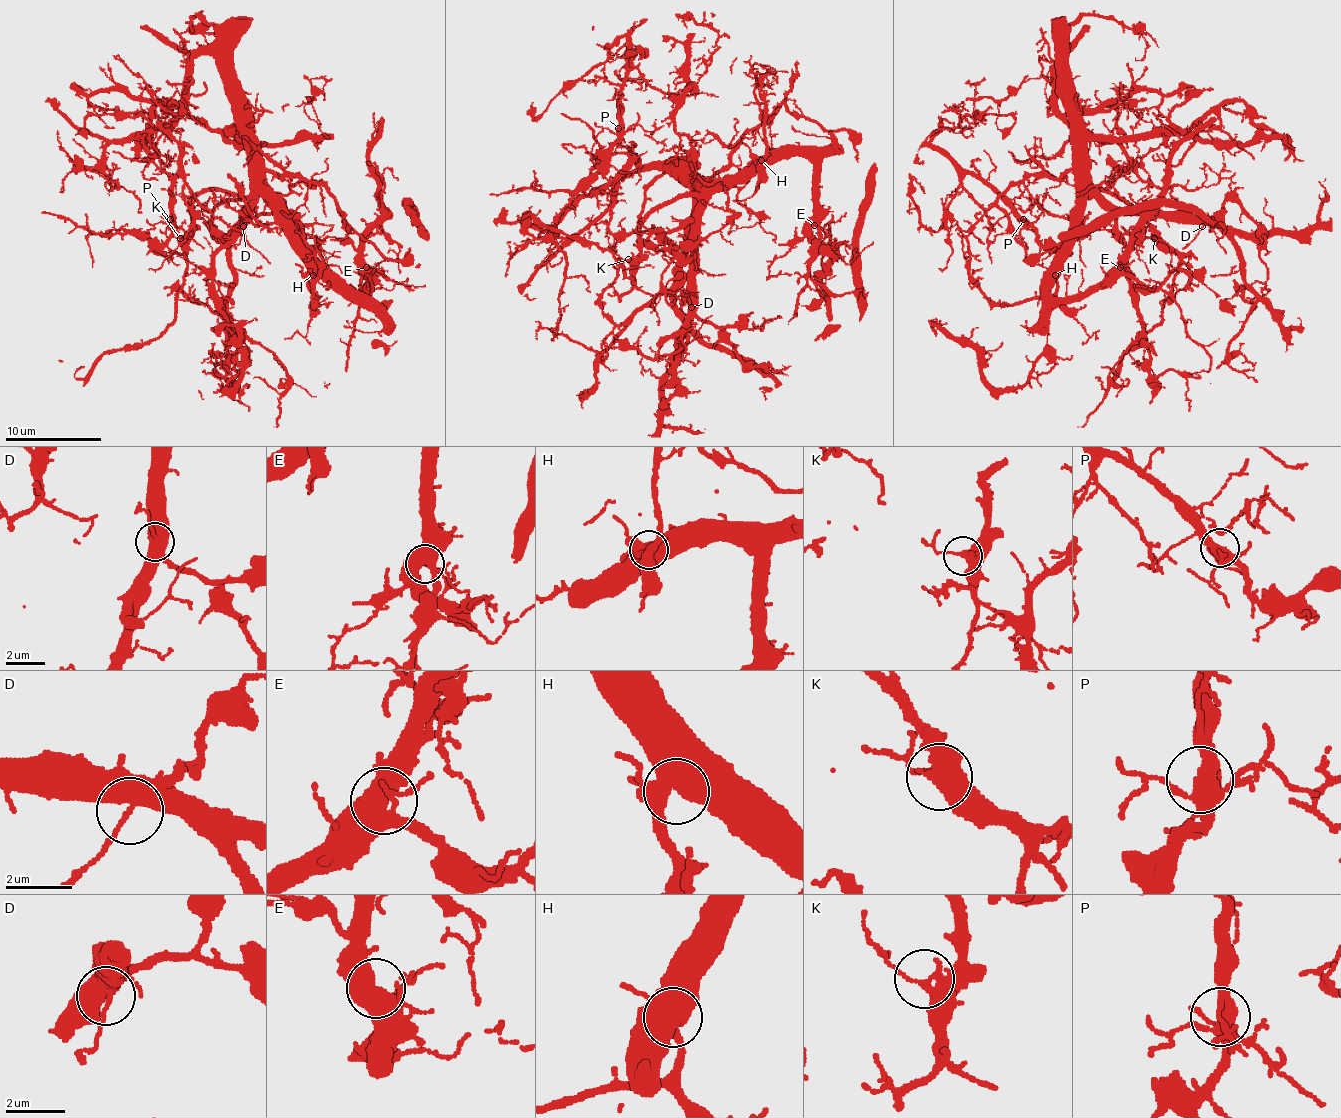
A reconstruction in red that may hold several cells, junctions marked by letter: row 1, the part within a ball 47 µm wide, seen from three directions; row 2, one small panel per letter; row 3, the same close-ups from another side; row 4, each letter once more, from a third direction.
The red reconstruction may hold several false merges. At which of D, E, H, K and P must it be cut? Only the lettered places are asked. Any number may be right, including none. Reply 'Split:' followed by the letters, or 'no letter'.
Split: no letter

